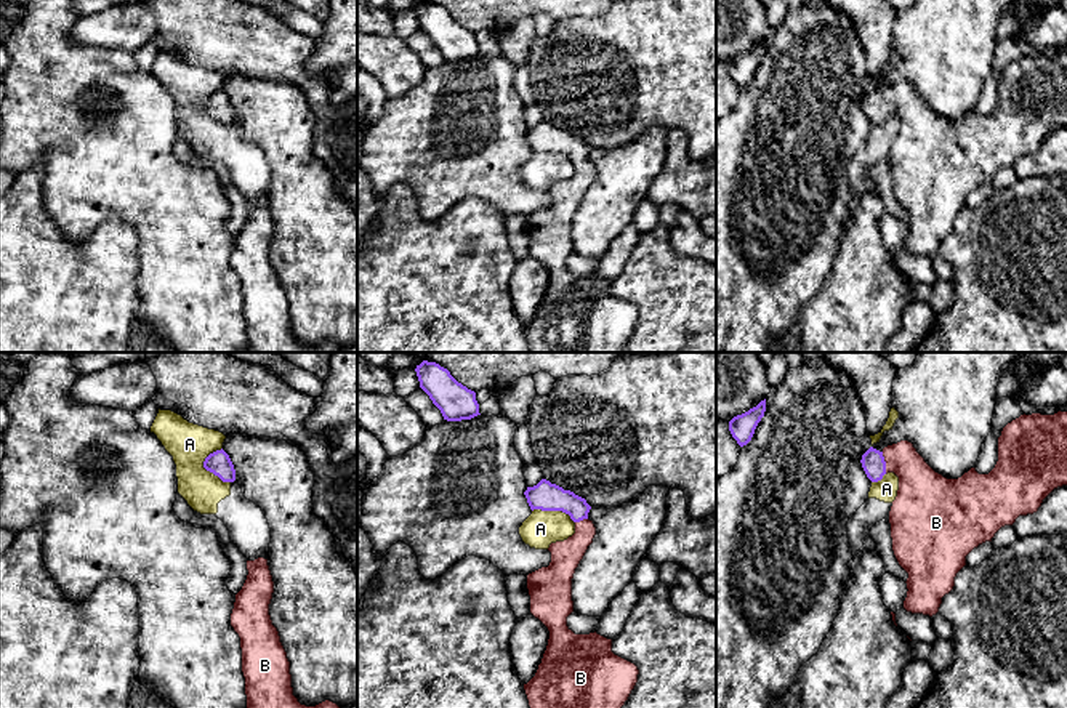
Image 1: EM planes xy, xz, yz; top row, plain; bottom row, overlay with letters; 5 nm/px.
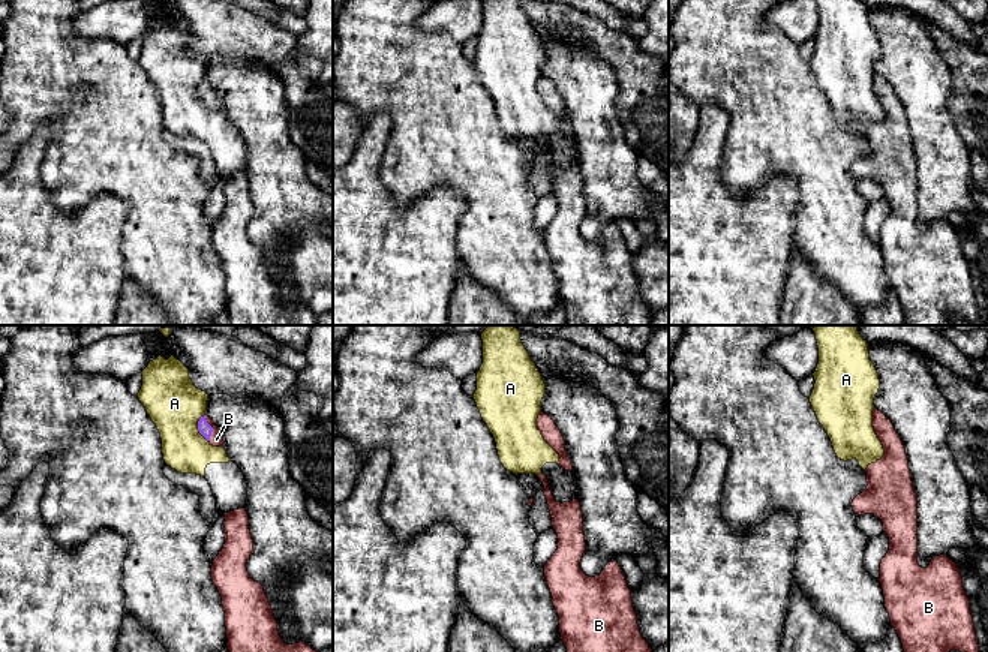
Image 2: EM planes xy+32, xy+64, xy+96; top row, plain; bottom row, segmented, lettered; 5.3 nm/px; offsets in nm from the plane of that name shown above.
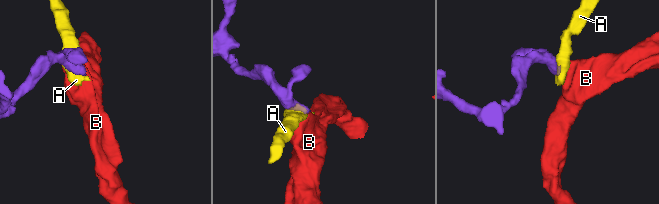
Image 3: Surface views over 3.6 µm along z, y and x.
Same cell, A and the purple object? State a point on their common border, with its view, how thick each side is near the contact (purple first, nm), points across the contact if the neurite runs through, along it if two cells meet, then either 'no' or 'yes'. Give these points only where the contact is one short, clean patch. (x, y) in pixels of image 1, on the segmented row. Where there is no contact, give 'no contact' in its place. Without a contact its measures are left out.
meets purple in xy at (205, 468); 120 nm thick on the purple side, 220 nm on the other; border along xy (221, 447), (205, 458), (204, 466), (229, 482); no

